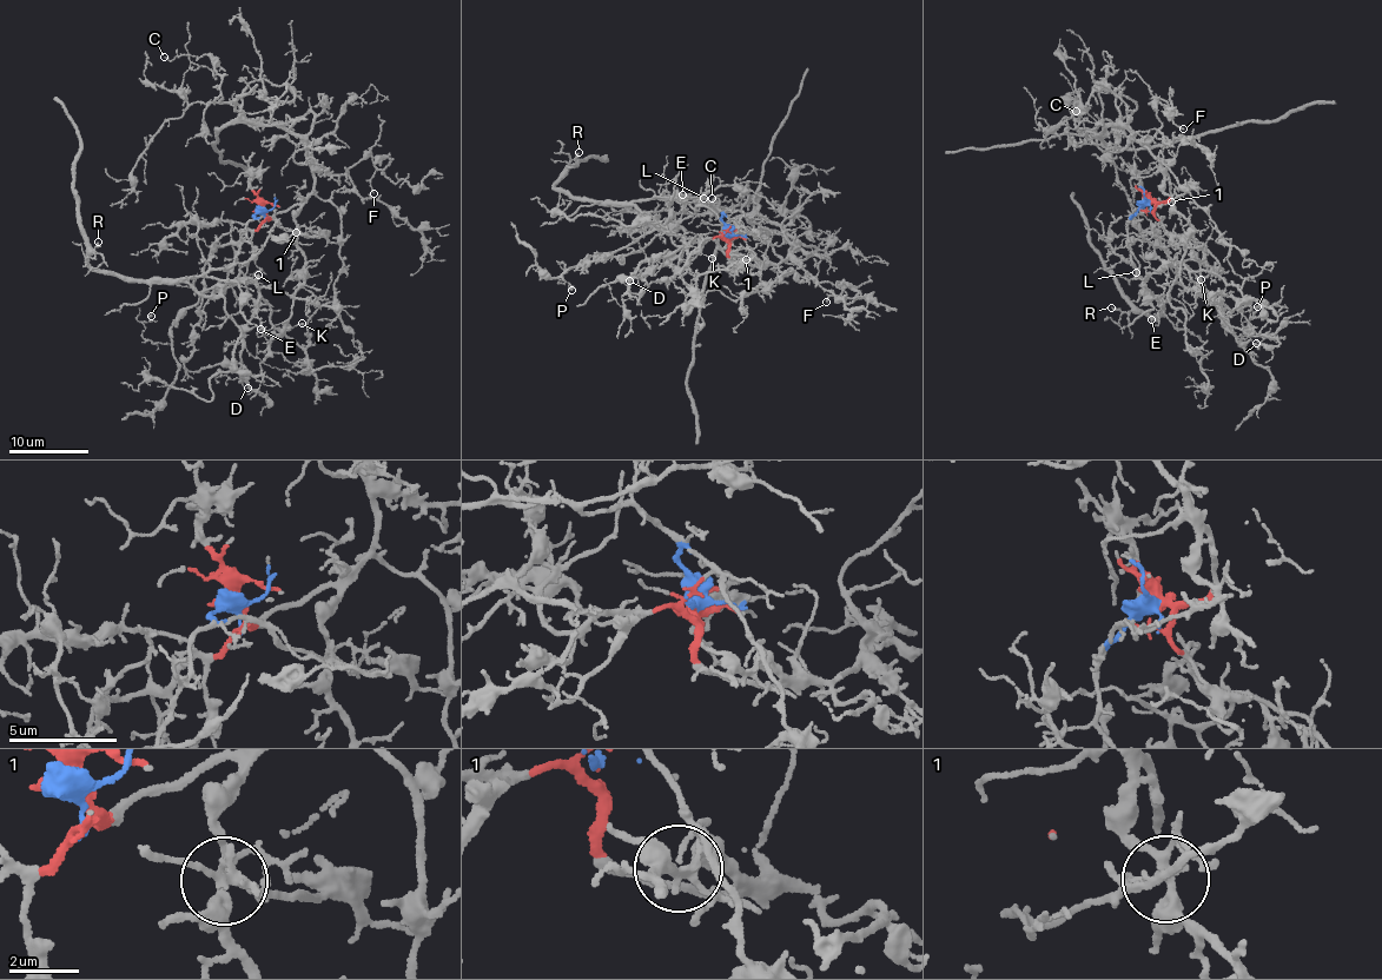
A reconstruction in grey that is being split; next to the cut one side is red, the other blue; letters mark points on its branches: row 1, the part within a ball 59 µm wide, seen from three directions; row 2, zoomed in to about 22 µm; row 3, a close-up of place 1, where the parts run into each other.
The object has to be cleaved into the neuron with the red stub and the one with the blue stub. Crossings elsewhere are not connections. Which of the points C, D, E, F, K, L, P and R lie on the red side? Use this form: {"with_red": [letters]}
{"with_red": ["C", "F", "K"]}

